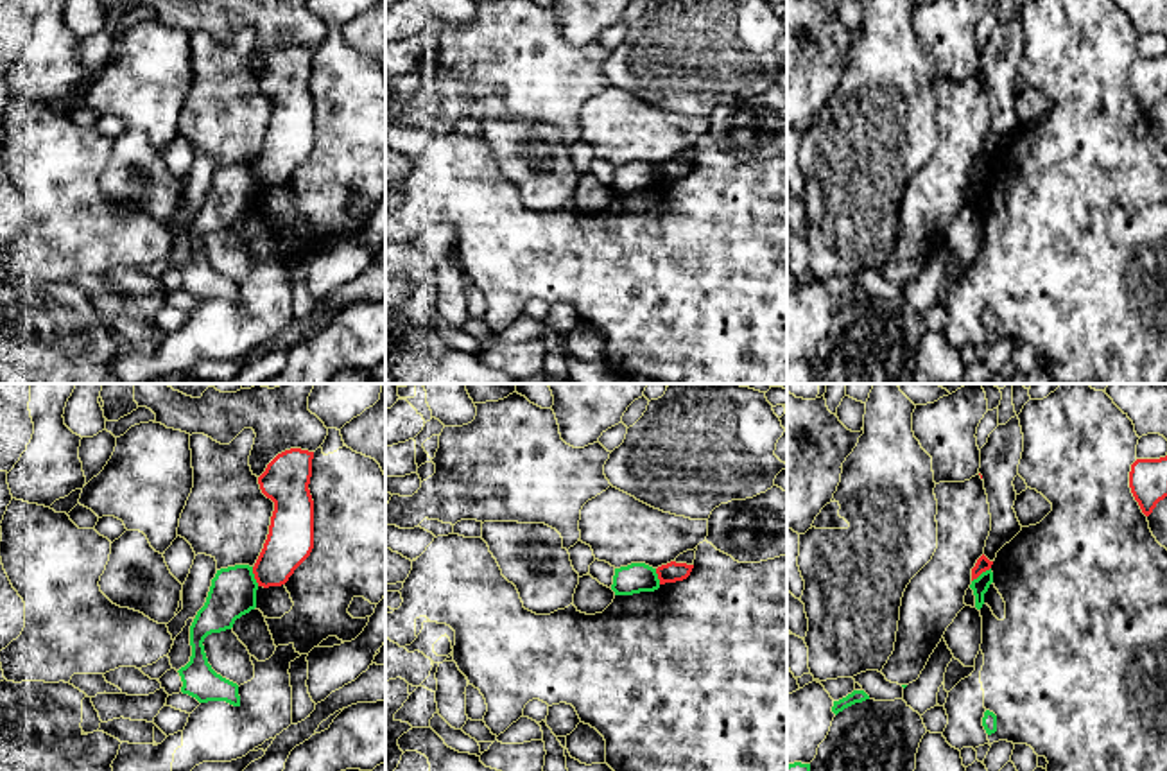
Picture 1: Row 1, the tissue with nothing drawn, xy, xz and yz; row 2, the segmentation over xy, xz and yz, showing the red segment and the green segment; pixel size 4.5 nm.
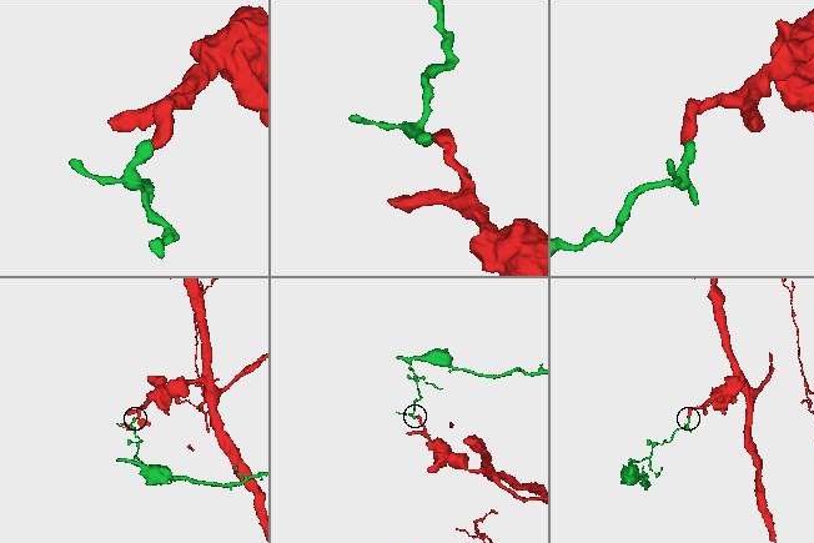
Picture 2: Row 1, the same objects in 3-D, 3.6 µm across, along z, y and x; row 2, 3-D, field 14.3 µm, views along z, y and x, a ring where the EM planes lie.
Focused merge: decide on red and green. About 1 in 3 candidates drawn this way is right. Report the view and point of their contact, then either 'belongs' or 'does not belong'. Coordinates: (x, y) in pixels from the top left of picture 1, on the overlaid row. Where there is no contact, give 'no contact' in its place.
xy (255, 576) | does not belong

